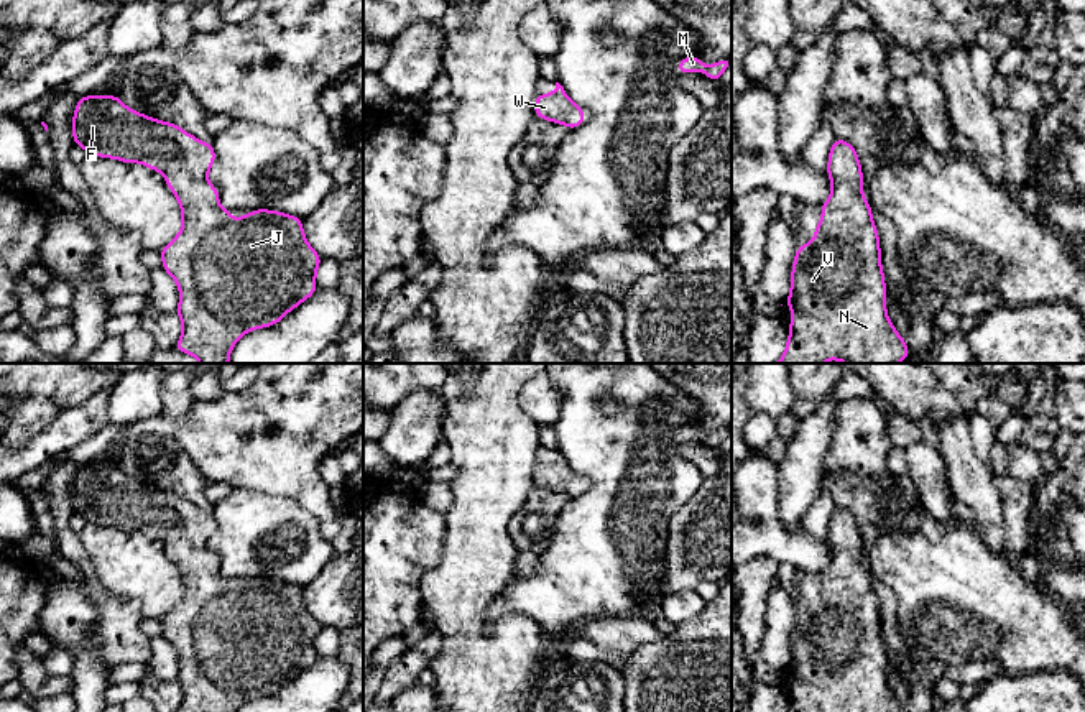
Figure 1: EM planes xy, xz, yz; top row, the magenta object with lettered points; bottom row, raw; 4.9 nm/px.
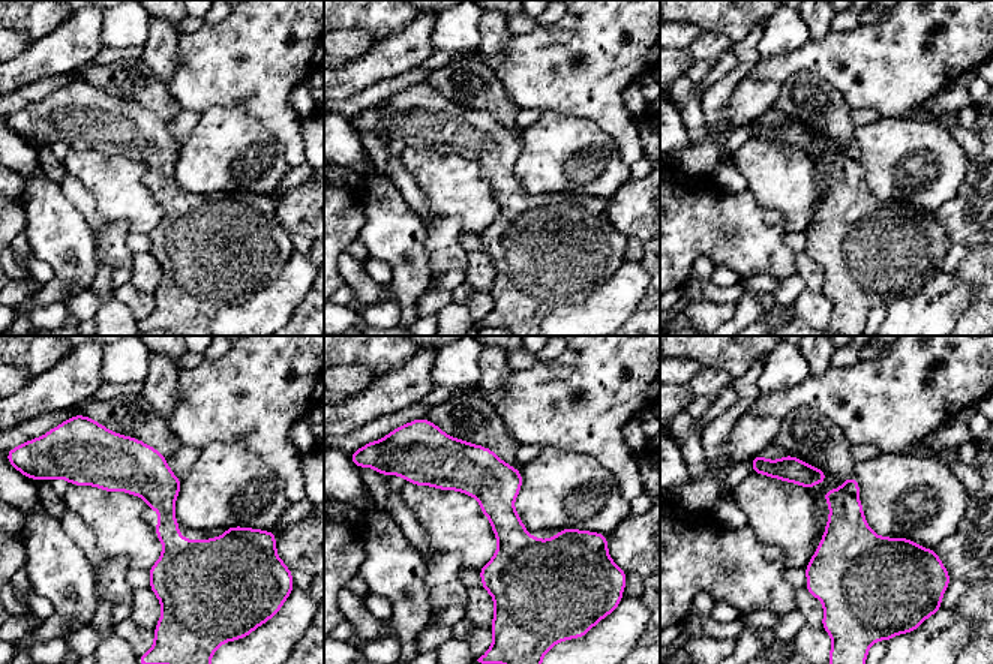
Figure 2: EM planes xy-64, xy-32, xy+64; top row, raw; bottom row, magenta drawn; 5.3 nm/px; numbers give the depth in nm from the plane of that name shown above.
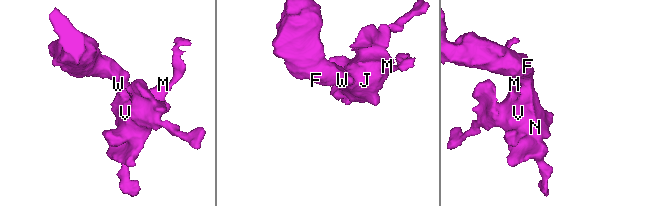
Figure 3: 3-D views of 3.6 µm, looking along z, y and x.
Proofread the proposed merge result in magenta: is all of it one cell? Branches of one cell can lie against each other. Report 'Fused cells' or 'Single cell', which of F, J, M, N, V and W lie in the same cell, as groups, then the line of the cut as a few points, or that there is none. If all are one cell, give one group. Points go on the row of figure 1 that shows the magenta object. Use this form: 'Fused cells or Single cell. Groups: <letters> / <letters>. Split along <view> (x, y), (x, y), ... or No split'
Single cell. Groups: F J M N V W. No split

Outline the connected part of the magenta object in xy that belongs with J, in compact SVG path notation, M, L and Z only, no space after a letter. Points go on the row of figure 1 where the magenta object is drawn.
M85 95L76 104L74 145L87 155L141 163L164 174L181 214L181 232L159 250L163 270L179 286L178 317L182 334L173 350L194 355L201 363L229 363L237 340L250 331L278 324L291 309L317 291L316 271L322 263L307 243L302 219L256 209L232 219L219 204L219 189L207 181L215 163L212 143L201 141L176 123L130 110L118 95Z

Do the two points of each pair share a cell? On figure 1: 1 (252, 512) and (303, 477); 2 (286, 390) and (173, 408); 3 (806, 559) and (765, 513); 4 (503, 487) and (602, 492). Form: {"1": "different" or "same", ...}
{"1": "different", "2": "different", "3": "same", "4": "different"}

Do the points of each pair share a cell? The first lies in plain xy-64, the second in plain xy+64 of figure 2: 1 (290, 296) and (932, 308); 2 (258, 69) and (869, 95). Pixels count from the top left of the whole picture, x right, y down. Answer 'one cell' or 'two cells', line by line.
1: one cell
2: one cell

